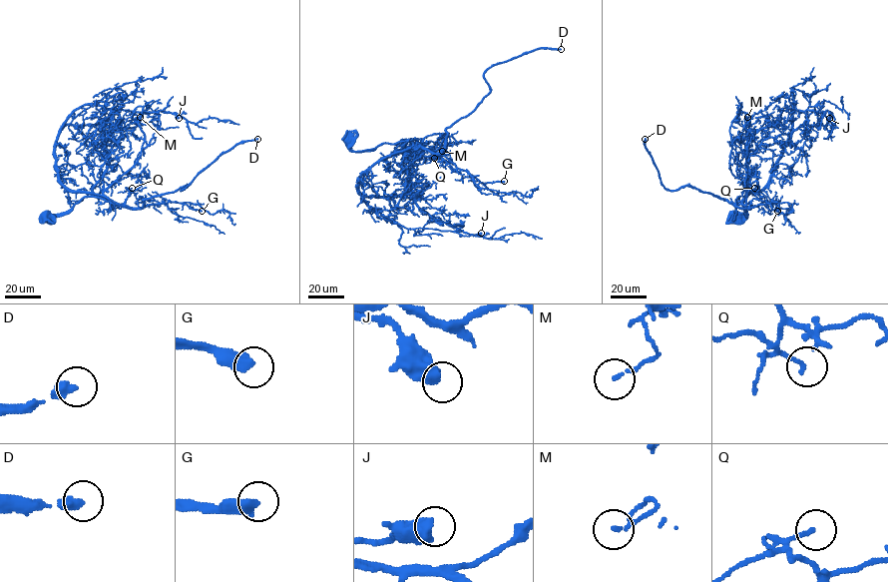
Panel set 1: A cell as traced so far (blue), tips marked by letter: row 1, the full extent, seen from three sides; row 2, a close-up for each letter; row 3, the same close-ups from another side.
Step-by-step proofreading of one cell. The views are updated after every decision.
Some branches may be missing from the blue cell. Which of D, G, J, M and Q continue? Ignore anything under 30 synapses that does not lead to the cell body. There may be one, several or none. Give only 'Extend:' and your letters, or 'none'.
Extend: D, G

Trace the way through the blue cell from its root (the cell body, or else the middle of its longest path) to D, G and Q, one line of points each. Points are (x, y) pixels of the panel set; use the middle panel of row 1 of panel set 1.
D: (349, 139), (356, 152), (409, 140), (437, 153), (446, 130), (490, 91), (488, 68), (539, 48), (561, 49)
G: (349, 139), (351, 149), (356, 152), (409, 140), (443, 155), (482, 183), (504, 181)
Q: (349, 139), (351, 149), (356, 152), (372, 151), (385, 143), (409, 140), (414, 145), (432, 151), (434, 158)

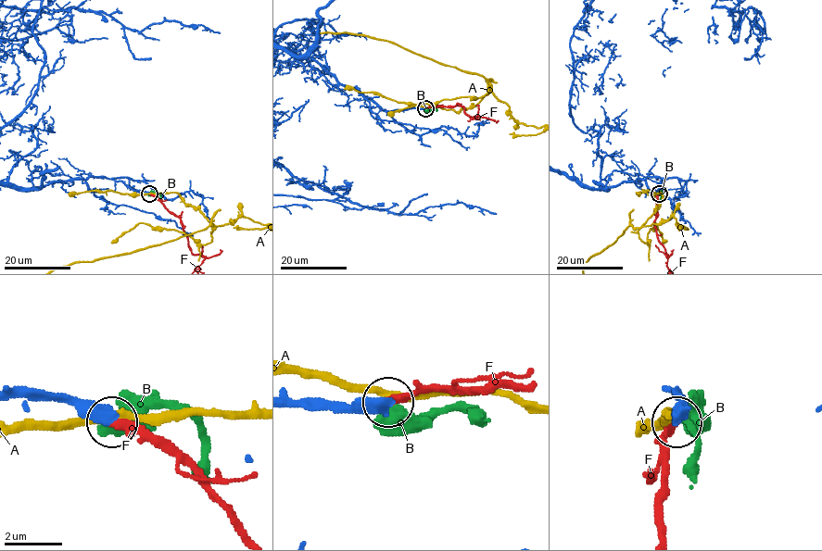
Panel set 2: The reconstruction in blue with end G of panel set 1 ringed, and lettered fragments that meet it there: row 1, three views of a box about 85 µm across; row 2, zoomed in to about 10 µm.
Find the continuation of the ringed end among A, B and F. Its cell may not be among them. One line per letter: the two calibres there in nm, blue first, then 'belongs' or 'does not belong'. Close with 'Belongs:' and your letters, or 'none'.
A: calibres 550 and 240 nm; does not belong
B: calibres 550 and 650 nm; does not belong
F: calibres 500 and 320 nm; belongs
Belongs: F

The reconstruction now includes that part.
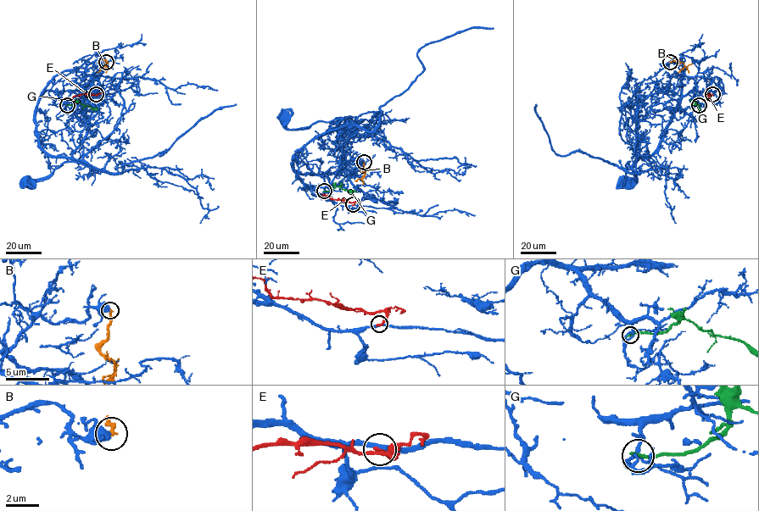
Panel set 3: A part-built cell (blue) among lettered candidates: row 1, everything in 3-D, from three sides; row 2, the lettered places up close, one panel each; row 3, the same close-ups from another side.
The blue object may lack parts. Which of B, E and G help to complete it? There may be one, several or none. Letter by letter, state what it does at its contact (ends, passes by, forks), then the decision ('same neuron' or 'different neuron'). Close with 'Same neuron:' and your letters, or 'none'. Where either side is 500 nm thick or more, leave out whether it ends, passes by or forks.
B: it ends there; different neuron
E: it ends there; different neuron
G: it ends there; different neuron
Same neuron: none

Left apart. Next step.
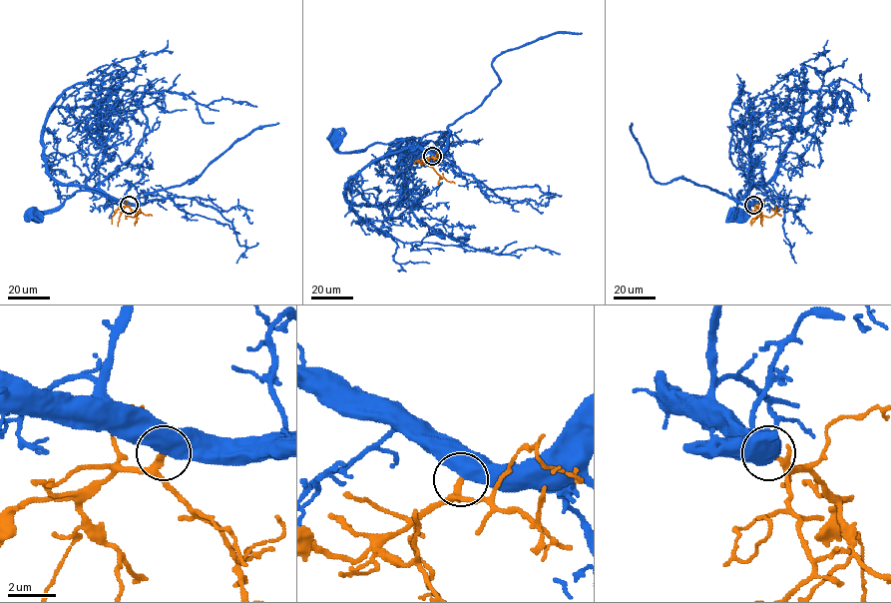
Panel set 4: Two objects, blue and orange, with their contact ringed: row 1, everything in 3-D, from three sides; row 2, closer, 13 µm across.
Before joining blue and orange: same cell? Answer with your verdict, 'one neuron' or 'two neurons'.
two neurons

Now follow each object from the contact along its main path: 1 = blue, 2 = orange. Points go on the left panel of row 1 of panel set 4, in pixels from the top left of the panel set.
1: (129, 205), (108, 196), (78, 190), (57, 207), (43, 212), (35, 210), (33, 213)
2: (129, 205), (122, 210), (127, 215), (152, 215)

